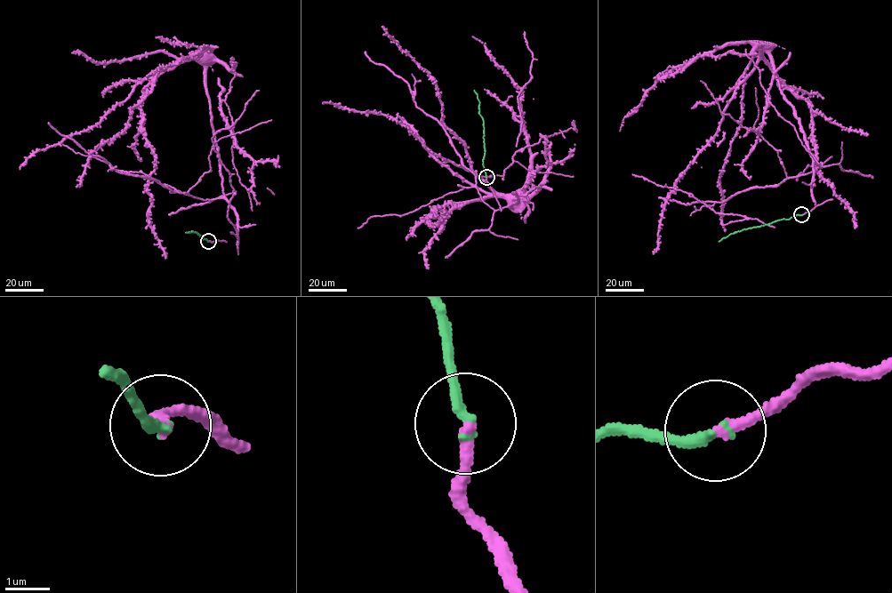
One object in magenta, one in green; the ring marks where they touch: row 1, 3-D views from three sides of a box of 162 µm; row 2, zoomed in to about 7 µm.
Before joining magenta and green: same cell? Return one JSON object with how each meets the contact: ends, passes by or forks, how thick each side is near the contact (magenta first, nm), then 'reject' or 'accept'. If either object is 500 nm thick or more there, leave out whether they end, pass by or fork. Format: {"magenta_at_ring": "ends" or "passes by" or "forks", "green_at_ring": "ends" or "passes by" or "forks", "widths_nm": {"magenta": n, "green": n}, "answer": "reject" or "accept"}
{"magenta_at_ring": "ends", "green_at_ring": "ends", "widths_nm": {"magenta": 280, "green": 240}, "answer": "accept"}

